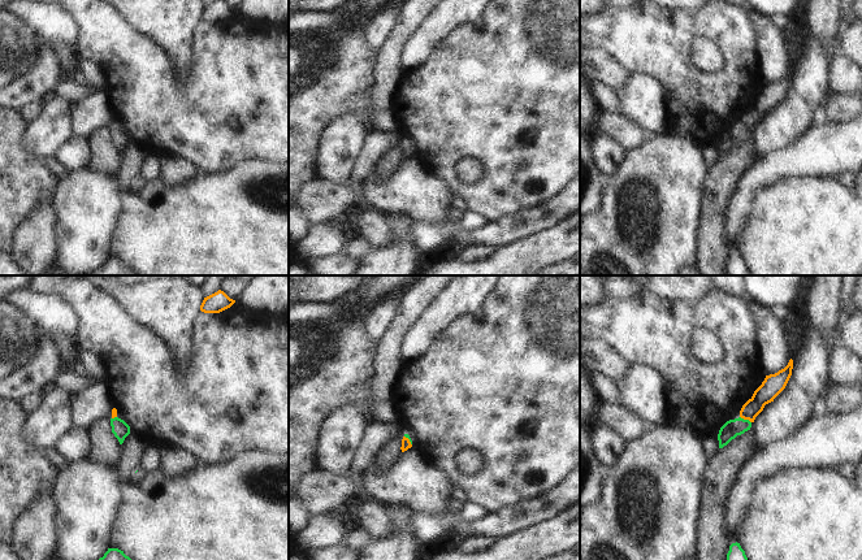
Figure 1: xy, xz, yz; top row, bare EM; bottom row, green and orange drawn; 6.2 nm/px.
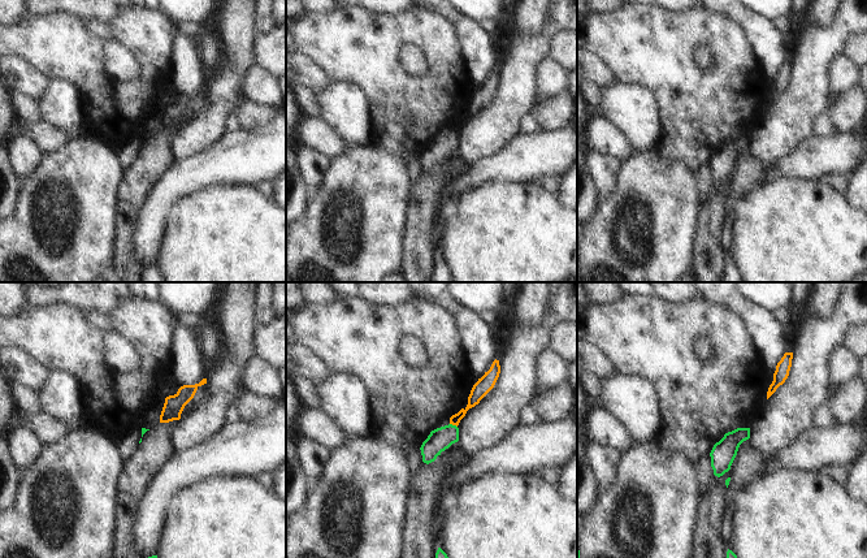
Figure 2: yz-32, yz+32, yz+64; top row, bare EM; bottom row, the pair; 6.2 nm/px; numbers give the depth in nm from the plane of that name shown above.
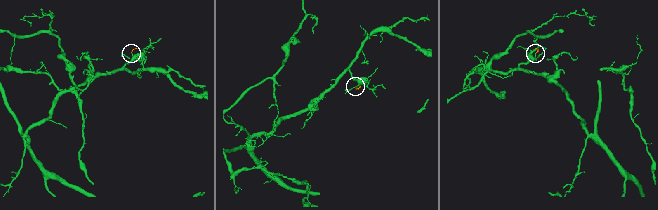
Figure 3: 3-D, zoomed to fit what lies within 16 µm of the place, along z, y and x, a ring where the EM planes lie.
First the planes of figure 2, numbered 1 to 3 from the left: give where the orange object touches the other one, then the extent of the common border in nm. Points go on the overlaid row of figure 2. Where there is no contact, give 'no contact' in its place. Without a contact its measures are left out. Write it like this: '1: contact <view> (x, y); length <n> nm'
1: no contact
2: contact yz+32 (454, 425); length 50 nm
3: no contact

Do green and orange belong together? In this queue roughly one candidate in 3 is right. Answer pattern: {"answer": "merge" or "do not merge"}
{"answer": "merge"}

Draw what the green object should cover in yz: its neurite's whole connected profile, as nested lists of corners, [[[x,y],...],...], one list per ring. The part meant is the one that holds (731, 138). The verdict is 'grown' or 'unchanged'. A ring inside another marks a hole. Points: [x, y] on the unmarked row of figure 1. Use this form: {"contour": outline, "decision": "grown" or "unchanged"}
{"contour": [[[793,69],[775,83],[766,84],[762,94],[754,100],[753,105],[742,114],[740,126],[727,130],[719,139],[719,157],[727,155],[737,144],[750,139],[755,126],[763,120],[764,114],[785,97],[793,78]]], "decision": "grown"}

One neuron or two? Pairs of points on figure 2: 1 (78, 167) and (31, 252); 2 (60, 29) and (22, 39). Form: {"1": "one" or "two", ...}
{"1": "one", "2": "one"}

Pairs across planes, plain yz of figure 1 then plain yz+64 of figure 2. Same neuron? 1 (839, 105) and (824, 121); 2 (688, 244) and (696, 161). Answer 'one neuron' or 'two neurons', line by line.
1: two neurons
2: two neurons

